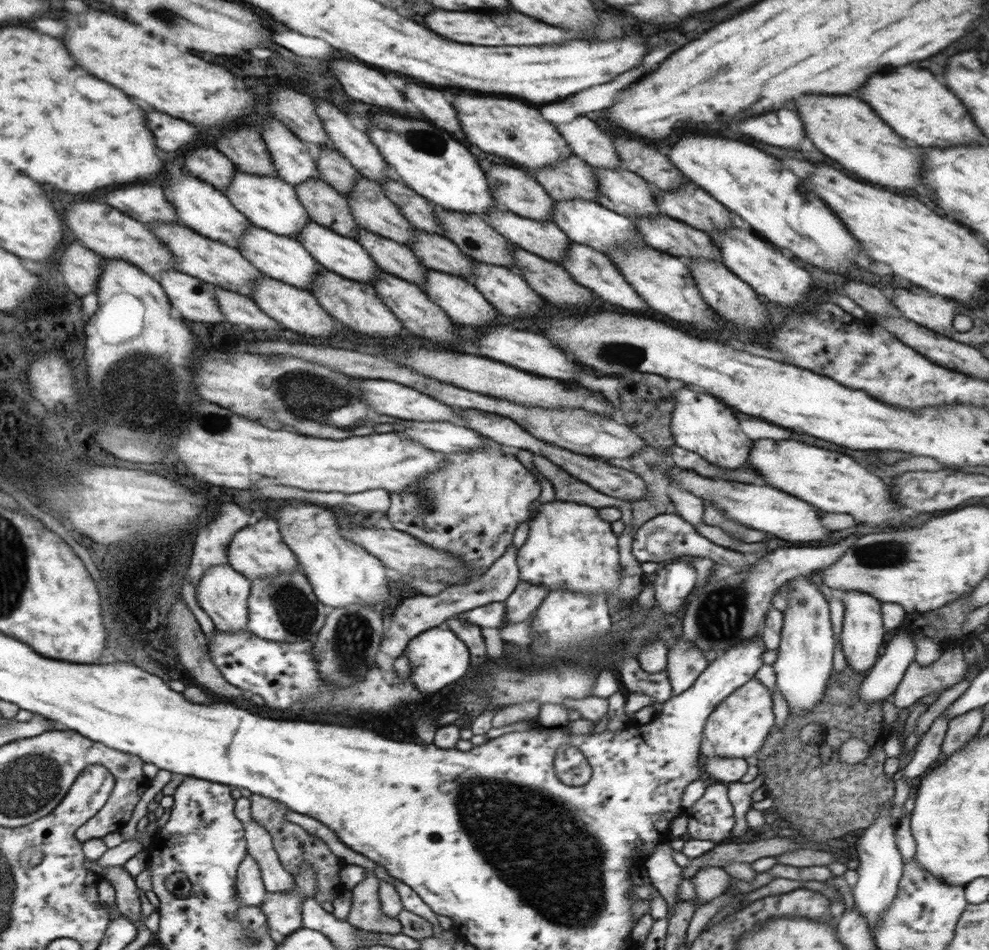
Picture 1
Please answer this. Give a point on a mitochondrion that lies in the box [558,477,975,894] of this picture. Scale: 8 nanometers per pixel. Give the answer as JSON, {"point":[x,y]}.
{"point":[719,616]}

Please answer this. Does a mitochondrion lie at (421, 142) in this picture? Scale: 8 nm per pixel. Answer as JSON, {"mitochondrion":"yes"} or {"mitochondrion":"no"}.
{"mitochondrion":"yes"}

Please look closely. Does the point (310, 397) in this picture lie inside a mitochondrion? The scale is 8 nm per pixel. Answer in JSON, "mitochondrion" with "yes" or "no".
{"mitochondrion":"yes"}

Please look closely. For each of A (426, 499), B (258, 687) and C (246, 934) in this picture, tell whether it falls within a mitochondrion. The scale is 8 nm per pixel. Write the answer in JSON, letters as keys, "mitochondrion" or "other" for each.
{"A":"mitochondrion","B":"other","C":"mitochondrion"}

